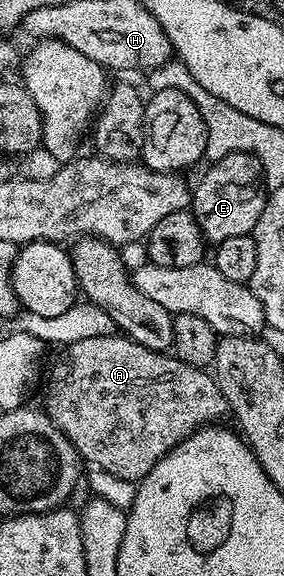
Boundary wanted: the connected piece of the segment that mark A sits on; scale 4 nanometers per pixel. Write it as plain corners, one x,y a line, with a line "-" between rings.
121,334
108,335
107,337
89,337
86,340
73,342
68,344
62,351
63,355
56,361
51,375
47,377
47,395
45,404
43,404
46,415
49,419
64,433
68,440
71,441
77,454
82,460
90,466
95,465
99,468
115,475
123,480
129,480
134,483
140,482
143,476
150,472
159,460
166,455
167,452
174,448
175,445
182,443
187,436
193,434
194,431
200,430
201,427
218,422
219,417
228,412
228,403
222,395
222,391
217,385
216,378
204,368
187,365
183,360
178,359
175,355
164,352
149,350
146,346
139,345
133,339
129,339

